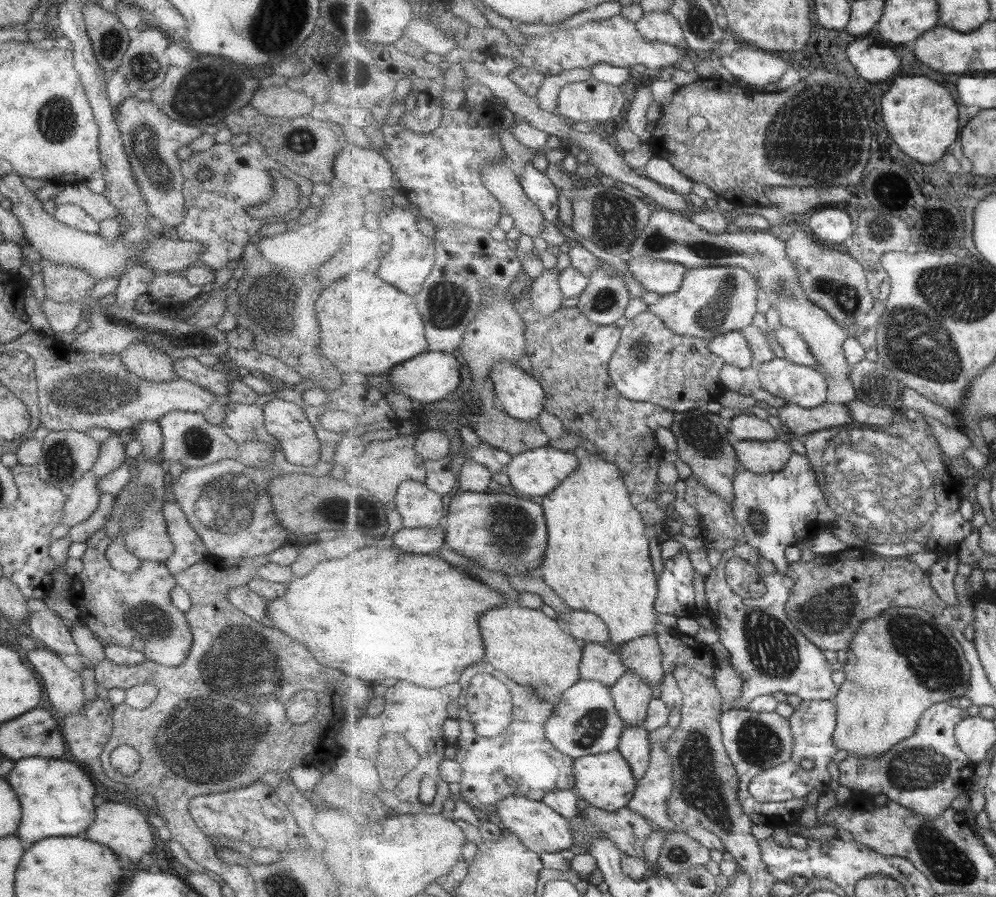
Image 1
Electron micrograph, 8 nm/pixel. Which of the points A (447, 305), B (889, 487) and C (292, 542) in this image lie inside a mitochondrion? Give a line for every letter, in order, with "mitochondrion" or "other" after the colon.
A: mitochondrion
B: mitochondrion
C: other

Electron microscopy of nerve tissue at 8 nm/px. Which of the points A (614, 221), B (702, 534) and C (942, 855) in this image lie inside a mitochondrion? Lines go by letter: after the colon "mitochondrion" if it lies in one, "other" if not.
A: mitochondrion
B: other
C: mitochondrion

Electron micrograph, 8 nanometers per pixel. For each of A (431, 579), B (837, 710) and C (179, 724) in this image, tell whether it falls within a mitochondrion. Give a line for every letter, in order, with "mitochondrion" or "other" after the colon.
A: other
B: other
C: mitochondrion

